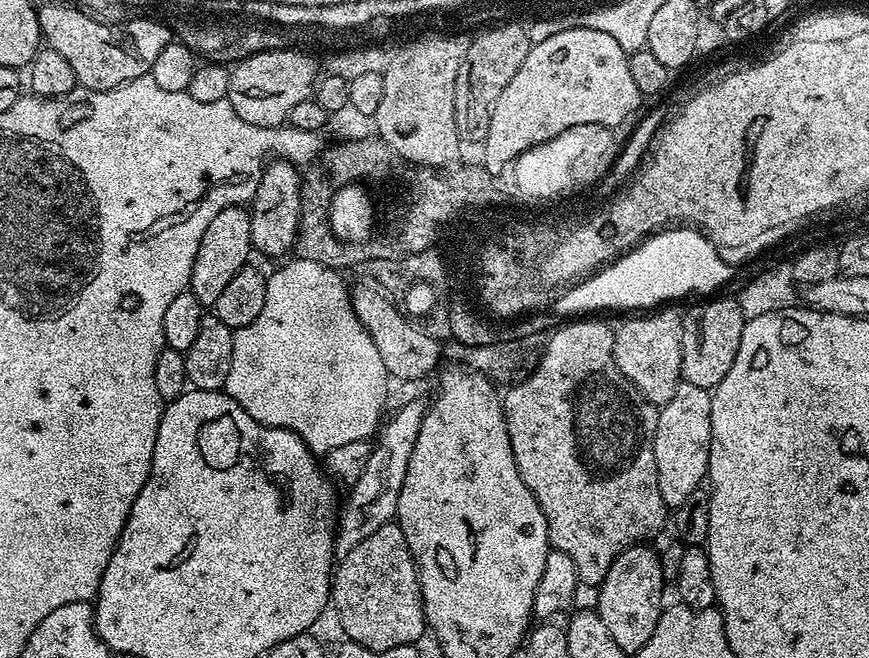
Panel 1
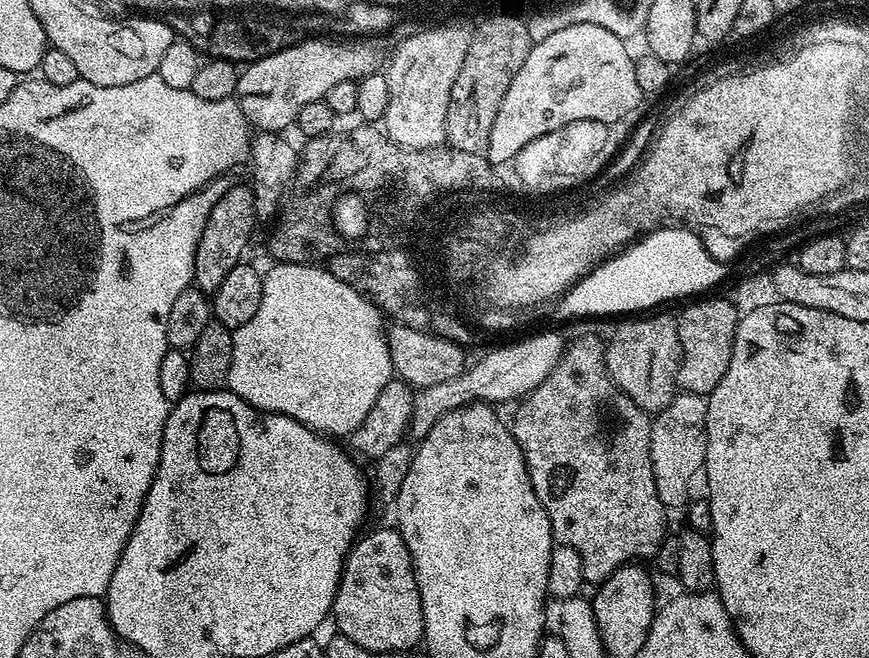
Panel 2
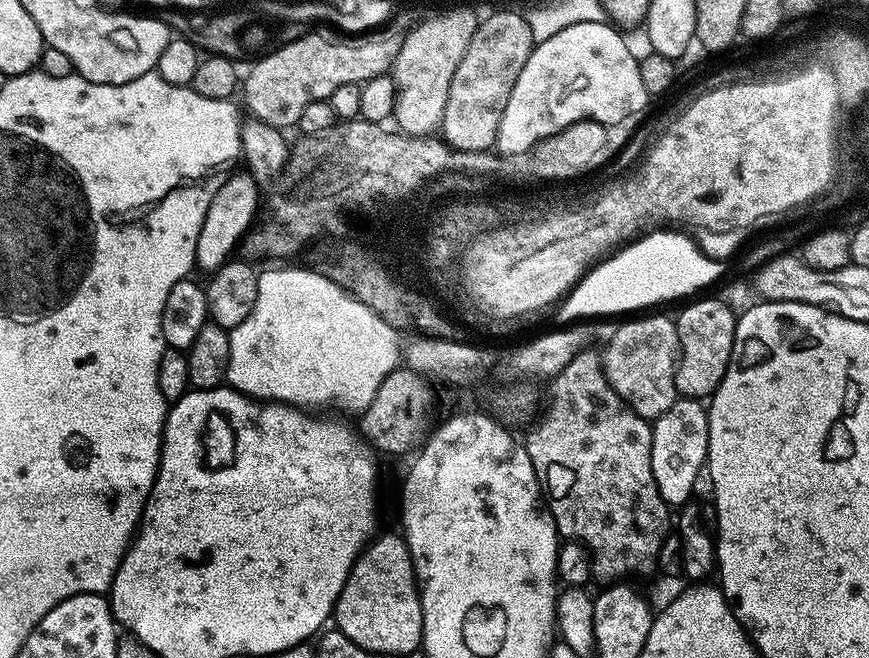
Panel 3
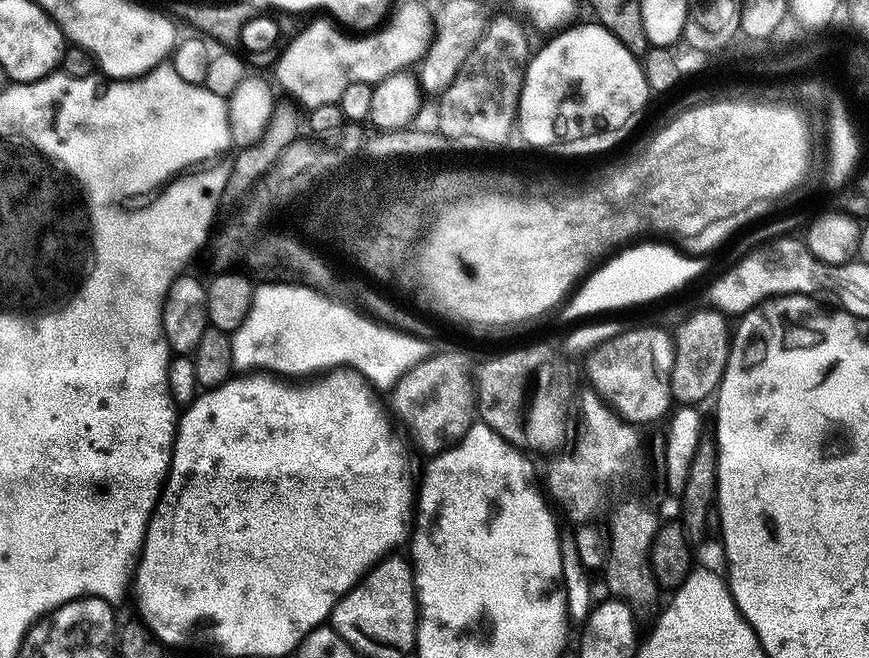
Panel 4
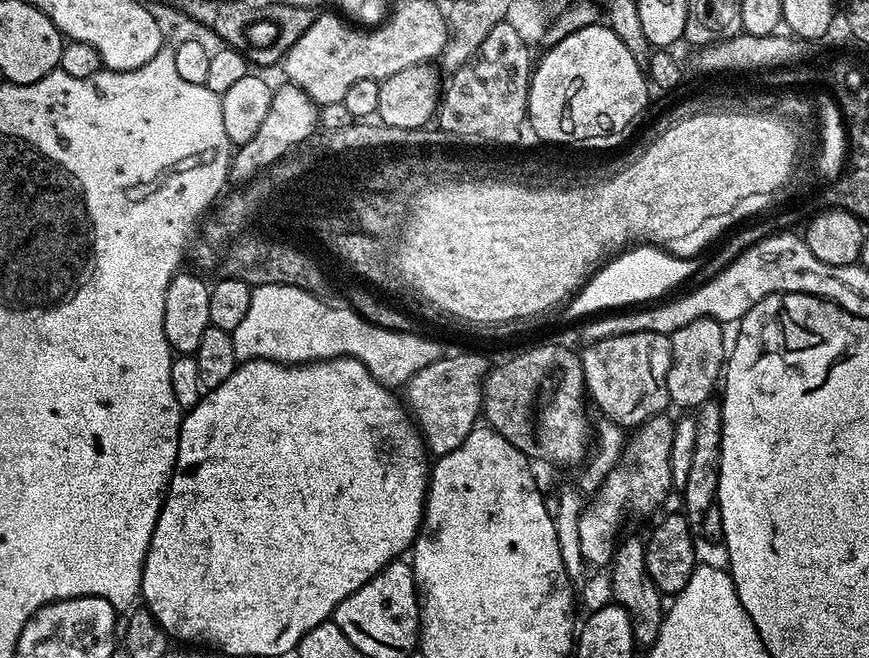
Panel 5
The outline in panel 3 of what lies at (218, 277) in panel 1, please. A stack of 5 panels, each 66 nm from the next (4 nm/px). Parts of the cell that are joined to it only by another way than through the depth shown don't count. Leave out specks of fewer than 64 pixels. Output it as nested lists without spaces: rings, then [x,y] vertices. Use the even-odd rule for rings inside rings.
[[[243,171],[221,183],[220,189],[212,195],[210,210],[206,210],[206,222],[198,236],[196,247],[196,268],[205,268],[205,273],[212,274],[217,268],[228,263],[257,219],[258,209],[262,204],[261,185],[251,171]]]

